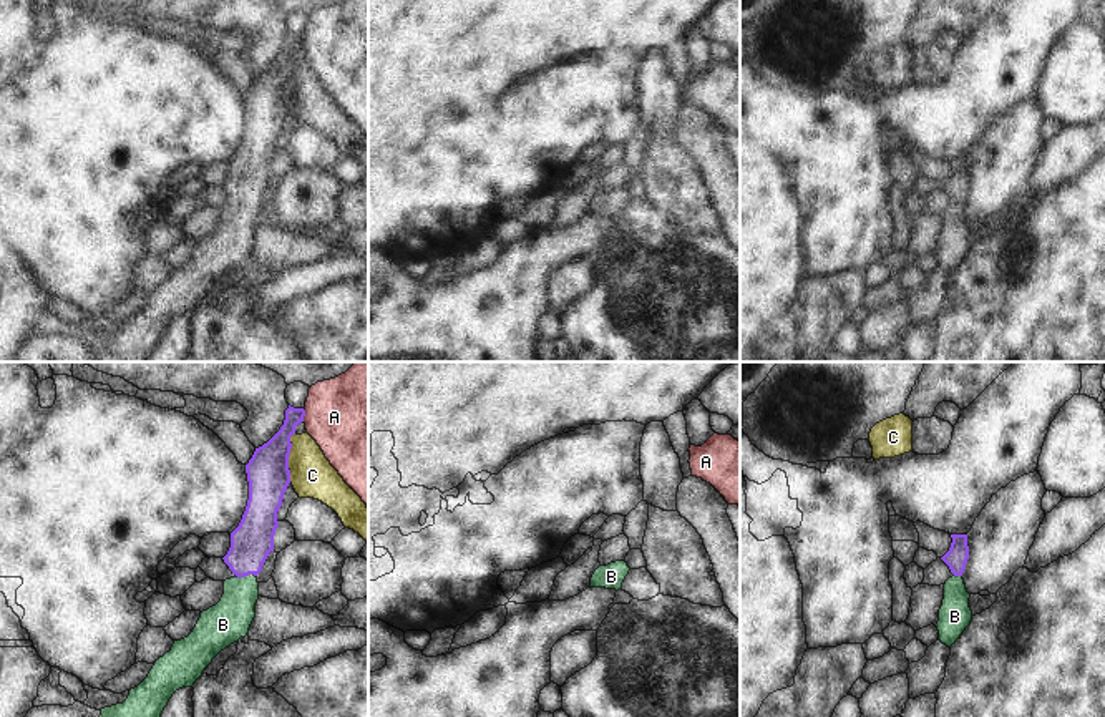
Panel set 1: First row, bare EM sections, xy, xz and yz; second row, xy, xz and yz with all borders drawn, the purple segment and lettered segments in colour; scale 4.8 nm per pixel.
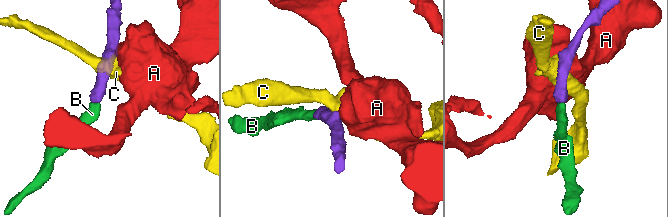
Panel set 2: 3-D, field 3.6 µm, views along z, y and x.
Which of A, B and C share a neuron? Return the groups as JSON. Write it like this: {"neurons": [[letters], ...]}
{"neurons": [["A"], ["B"], ["C"]]}

